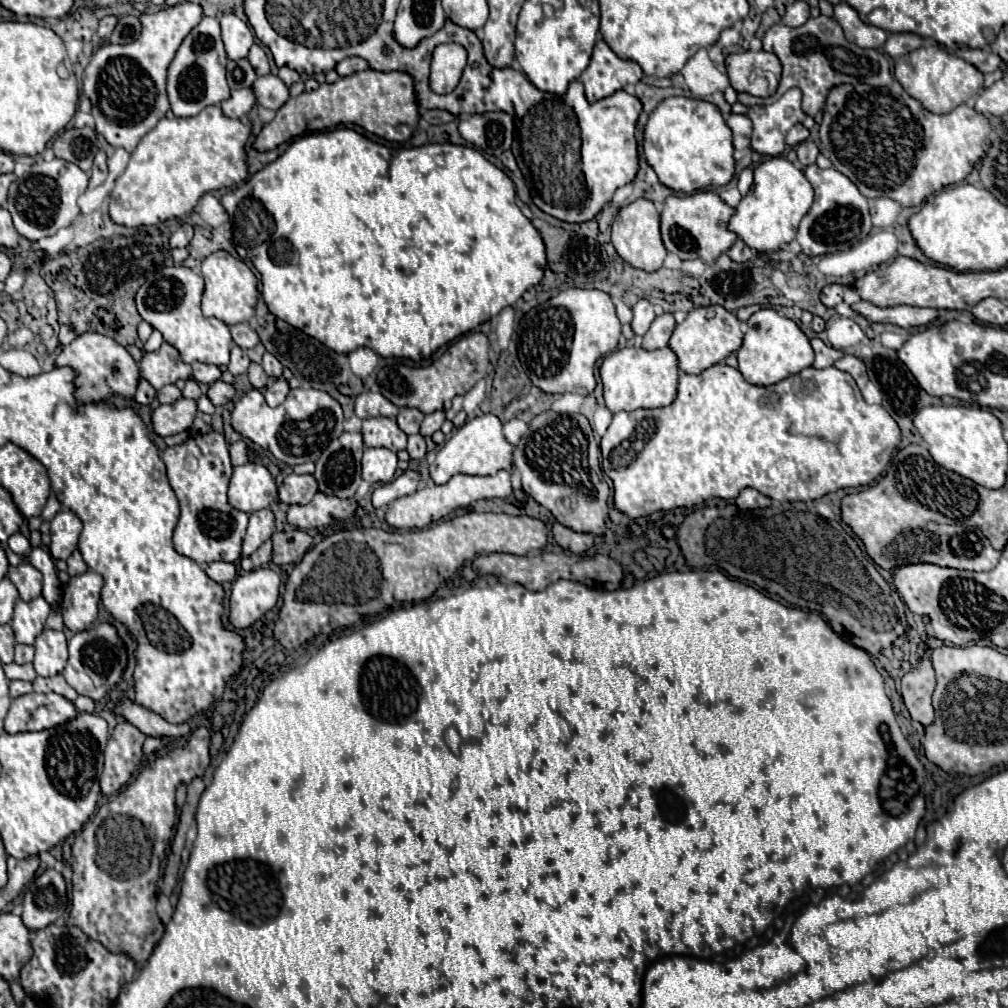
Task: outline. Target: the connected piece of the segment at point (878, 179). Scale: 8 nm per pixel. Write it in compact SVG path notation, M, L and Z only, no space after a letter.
M838 85L830 89L820 123L820 153L842 171L868 199L890 197L902 207L918 207L928 195L964 181L982 159L990 121L958 105L948 115L934 115L908 95L892 97L886 87Z

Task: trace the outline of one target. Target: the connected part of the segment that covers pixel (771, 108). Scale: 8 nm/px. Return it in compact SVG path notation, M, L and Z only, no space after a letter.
M798 89L786 91L772 105L754 105L748 111L748 117L754 123L752 149L762 155L782 155L786 149L784 133L800 123L806 115L800 109L802 93Z

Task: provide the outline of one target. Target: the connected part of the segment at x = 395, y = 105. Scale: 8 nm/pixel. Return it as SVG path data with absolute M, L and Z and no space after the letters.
M366 69L350 77L342 77L332 85L322 83L316 91L304 91L298 97L290 97L288 103L282 109L278 109L276 119L264 125L264 129L254 141L254 147L258 151L270 151L298 135L324 131L336 125L360 125L386 141L404 143L412 137L418 119L420 111L414 93L414 79L408 73L382 73Z

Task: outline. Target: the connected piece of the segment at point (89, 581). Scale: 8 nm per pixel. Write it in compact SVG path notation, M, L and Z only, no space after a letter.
M86 571L68 581L64 589L60 613L64 617L64 625L70 631L78 633L92 627L98 615L102 583L104 579L94 571Z

